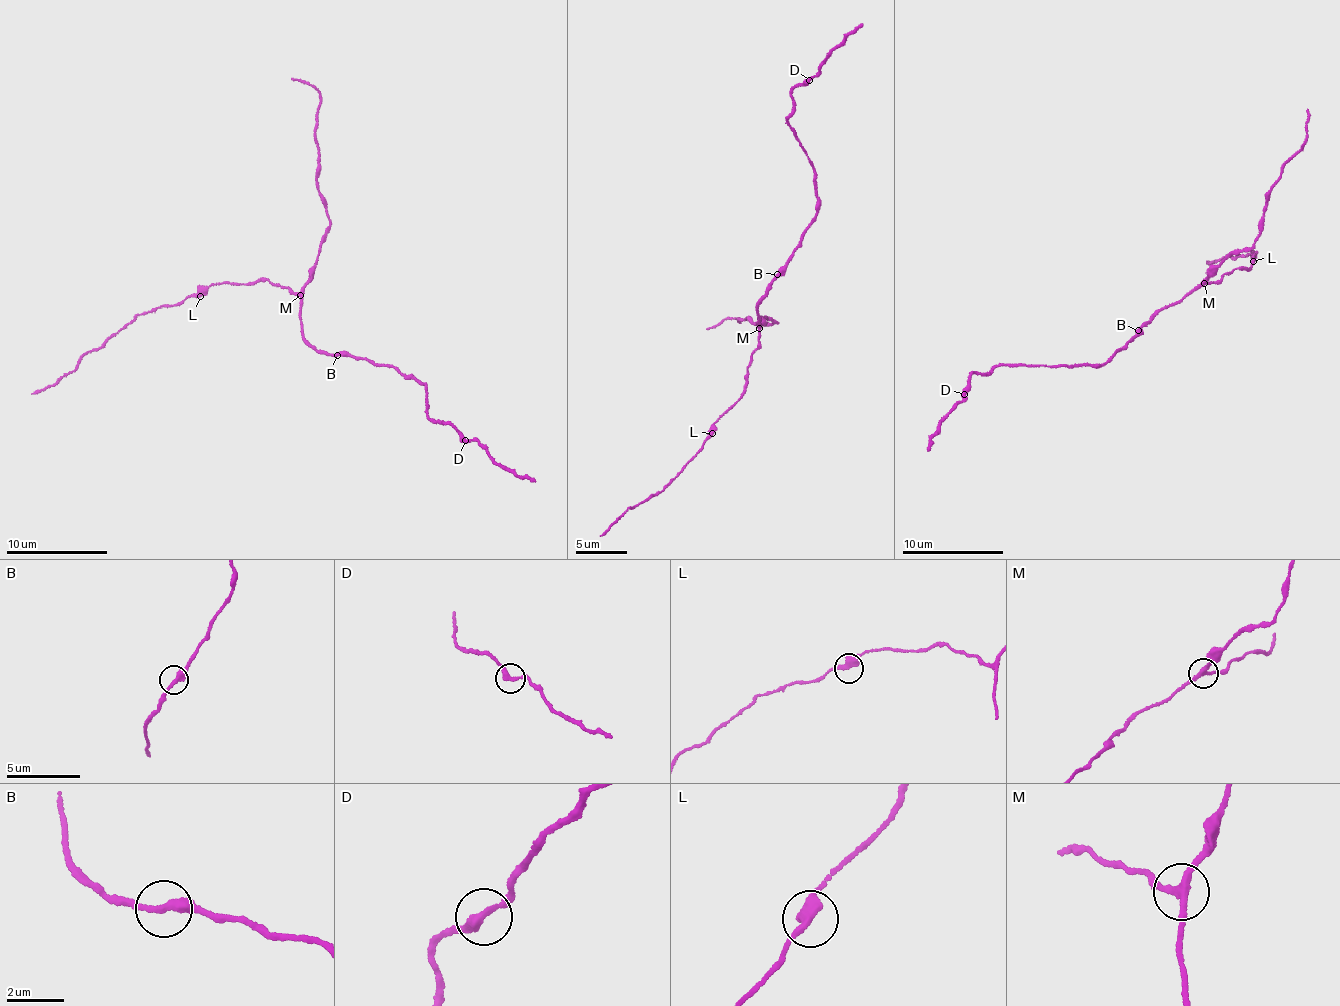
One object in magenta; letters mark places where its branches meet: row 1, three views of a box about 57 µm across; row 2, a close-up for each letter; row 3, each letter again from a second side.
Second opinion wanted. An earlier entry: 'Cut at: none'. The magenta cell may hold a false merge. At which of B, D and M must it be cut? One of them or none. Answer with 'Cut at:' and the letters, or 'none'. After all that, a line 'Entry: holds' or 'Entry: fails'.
Cut at: M
Entry: fails

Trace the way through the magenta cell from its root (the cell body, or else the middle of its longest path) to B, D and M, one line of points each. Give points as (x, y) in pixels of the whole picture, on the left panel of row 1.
B: (304, 338), (320, 352), (337, 355)
D: (304, 338), (320, 352), (369, 360), (421, 381), (427, 386), (427, 413), (443, 425), (449, 423), (465, 440)
M: (304, 338), (299, 318), (302, 306), (300, 295)

